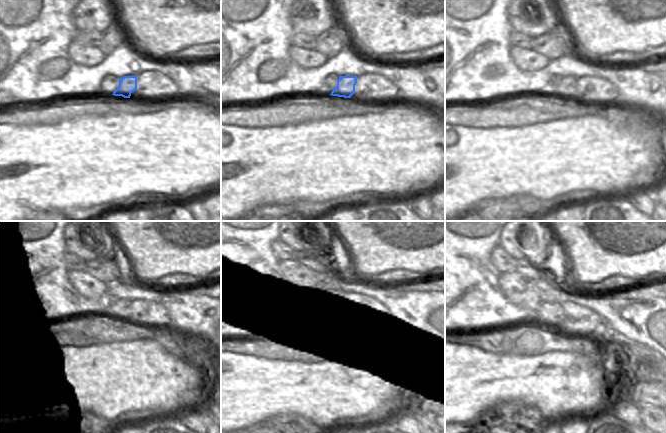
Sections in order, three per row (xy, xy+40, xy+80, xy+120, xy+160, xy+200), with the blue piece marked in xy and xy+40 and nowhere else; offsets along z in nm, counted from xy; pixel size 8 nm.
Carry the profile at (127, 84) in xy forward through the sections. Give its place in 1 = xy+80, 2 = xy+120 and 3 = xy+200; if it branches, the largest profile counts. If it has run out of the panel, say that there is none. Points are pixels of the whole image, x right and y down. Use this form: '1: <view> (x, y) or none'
1: xy+80 (567, 87)
2: xy+120 (110, 306)
3: xy+200 (548, 313)

